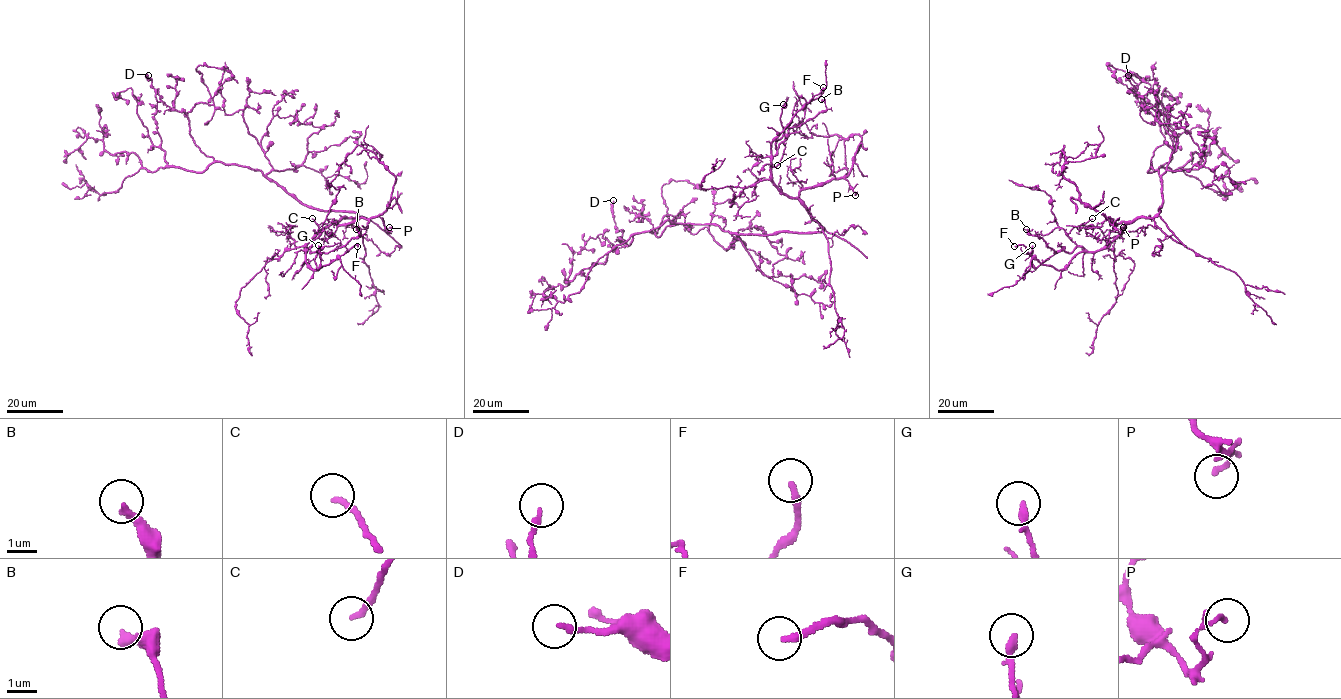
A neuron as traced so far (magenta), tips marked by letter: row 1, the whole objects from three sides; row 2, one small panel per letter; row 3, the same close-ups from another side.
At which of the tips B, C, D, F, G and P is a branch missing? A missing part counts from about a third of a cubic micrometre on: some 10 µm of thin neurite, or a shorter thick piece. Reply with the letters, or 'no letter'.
B, F

